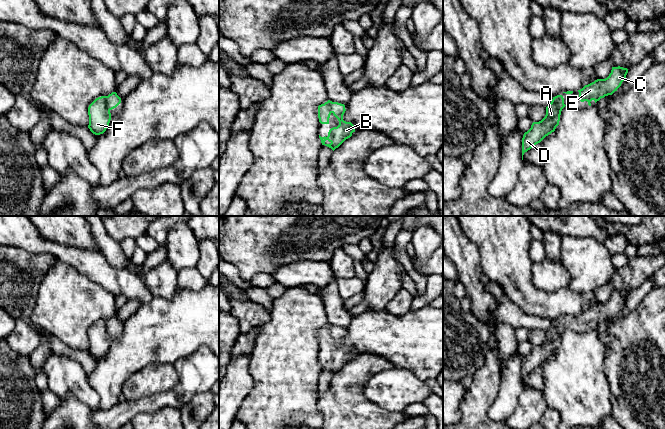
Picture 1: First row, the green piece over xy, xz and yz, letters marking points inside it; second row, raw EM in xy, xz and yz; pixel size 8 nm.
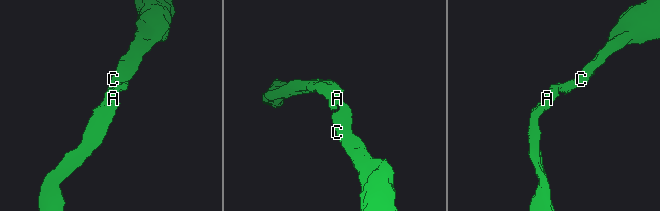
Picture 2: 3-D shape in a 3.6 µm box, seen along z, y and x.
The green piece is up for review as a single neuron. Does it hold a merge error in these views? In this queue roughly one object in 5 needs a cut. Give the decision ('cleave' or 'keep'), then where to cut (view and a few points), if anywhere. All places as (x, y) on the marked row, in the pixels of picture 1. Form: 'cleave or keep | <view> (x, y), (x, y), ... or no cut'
keep | no cut

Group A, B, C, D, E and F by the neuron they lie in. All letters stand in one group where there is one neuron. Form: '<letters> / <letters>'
A B C D E F

